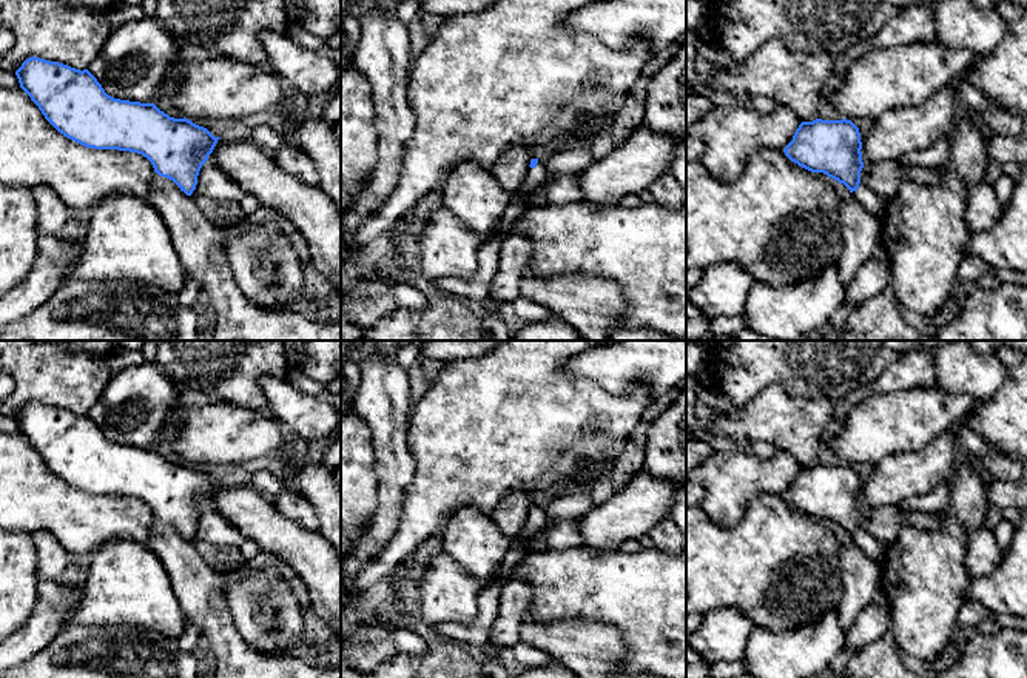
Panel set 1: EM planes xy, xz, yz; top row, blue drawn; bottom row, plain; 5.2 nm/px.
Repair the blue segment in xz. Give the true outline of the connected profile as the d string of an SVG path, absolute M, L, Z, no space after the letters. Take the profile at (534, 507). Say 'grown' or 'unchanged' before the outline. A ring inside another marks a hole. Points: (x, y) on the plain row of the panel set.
grown; M532 504L529 516L520 532L520 542L526 542L534 538L546 525L546 512L541 505Z

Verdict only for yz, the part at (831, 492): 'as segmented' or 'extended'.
extended

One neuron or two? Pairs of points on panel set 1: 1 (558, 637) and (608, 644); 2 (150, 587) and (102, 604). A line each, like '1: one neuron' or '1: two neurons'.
1: one neuron
2: one neuron

